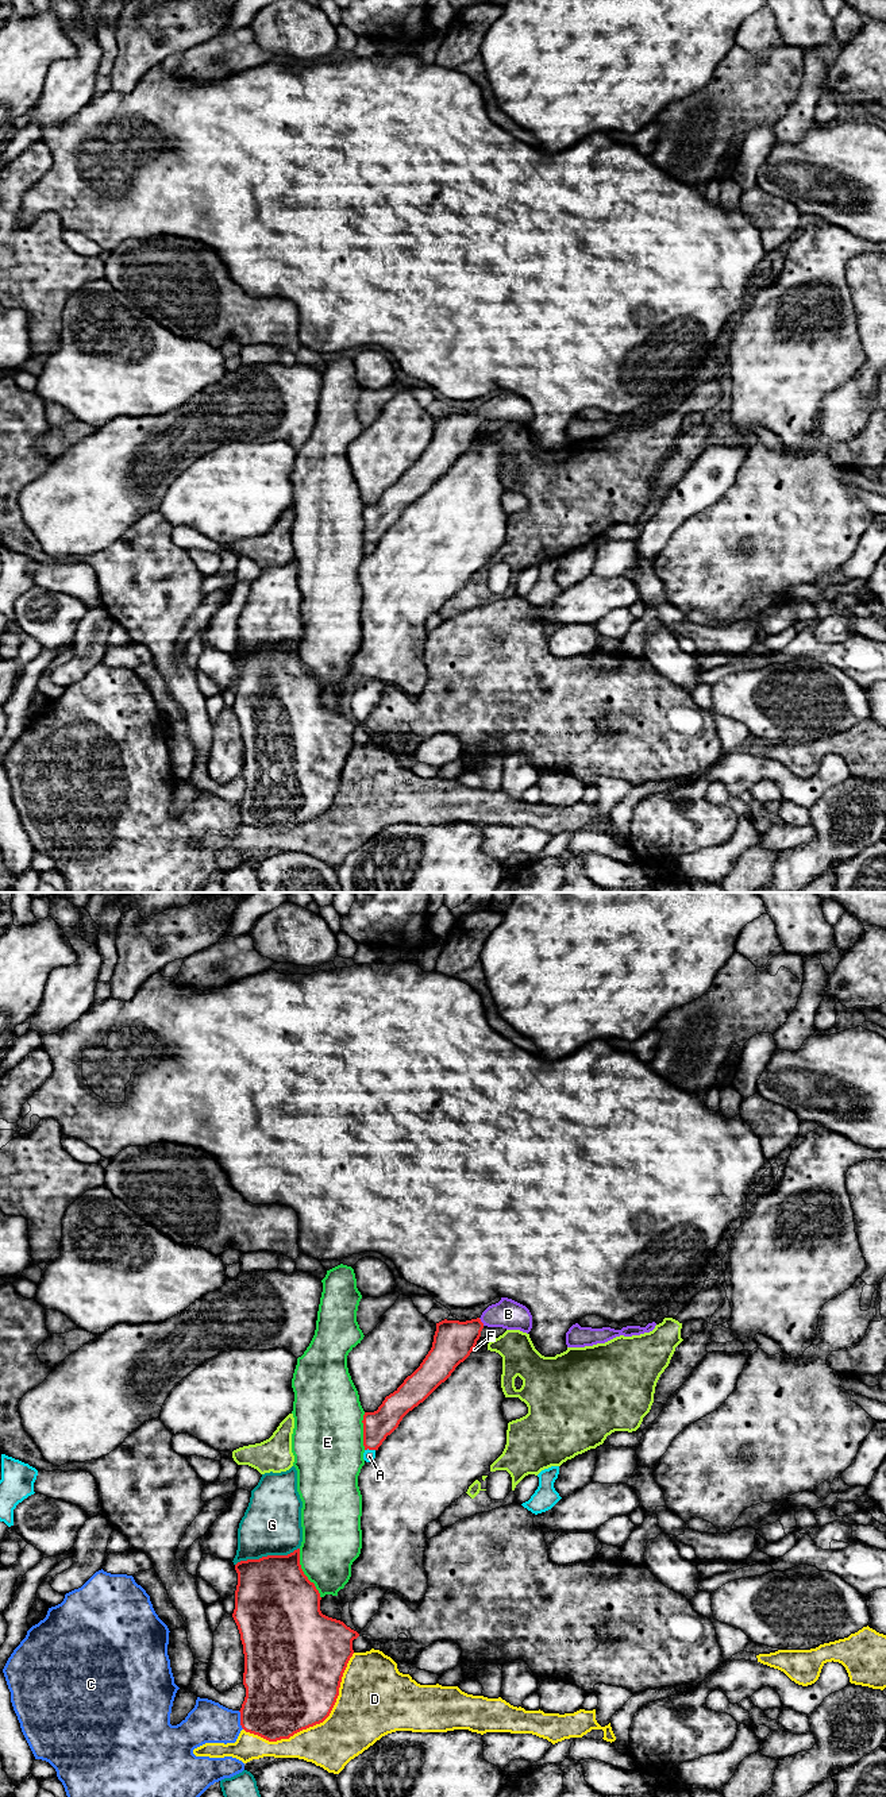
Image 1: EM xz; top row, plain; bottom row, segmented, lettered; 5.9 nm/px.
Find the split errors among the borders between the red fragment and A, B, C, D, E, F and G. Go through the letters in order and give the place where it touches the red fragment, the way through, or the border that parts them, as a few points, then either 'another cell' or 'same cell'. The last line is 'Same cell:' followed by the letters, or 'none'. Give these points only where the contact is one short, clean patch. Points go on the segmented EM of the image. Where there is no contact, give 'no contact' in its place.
A: contact xz (369, 1449); another cell
B: contact xz (481, 1322); way xz (453, 1342), (481, 1322), (494, 1315), (508, 1314); same cell
C: contact xz (241, 1720); another cell
D: contact xz (316, 1723); another cell
E: contact xz (303, 1573); another cell
F: contact xz (473, 1348); another cell
G: contact xz (268, 1556); another cell
Same cell: B

